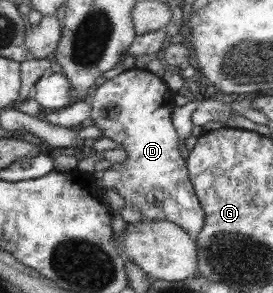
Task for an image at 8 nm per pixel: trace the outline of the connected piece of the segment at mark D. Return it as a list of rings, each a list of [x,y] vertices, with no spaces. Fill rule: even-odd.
[[[129,68],[112,80],[101,83],[89,99],[91,105],[89,118],[95,121],[96,128],[102,130],[101,137],[118,142],[119,148],[124,148],[129,157],[123,162],[112,164],[107,170],[94,173],[100,186],[114,188],[125,200],[125,204],[141,210],[146,221],[171,221],[195,236],[203,229],[207,216],[204,215],[203,206],[195,193],[194,183],[186,172],[186,162],[180,156],[180,137],[171,121],[174,108],[172,98],[174,92],[168,90],[168,86],[162,82],[162,77],[158,78],[144,69]]]

